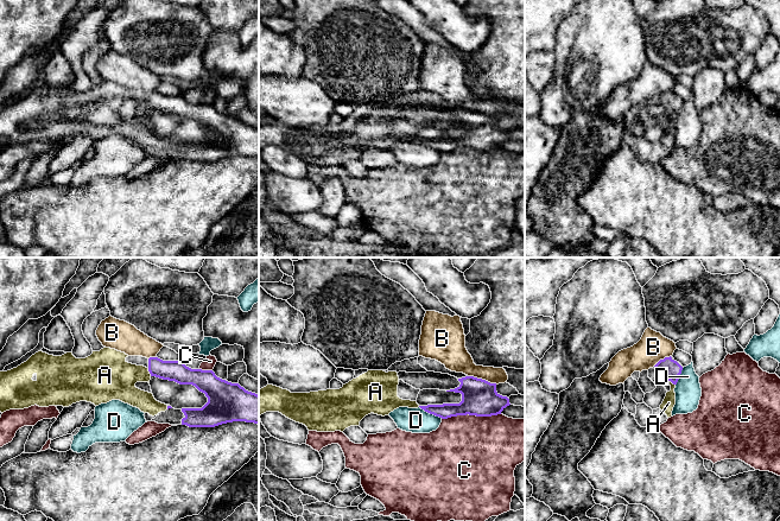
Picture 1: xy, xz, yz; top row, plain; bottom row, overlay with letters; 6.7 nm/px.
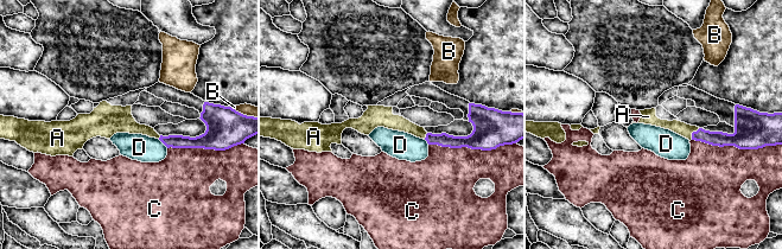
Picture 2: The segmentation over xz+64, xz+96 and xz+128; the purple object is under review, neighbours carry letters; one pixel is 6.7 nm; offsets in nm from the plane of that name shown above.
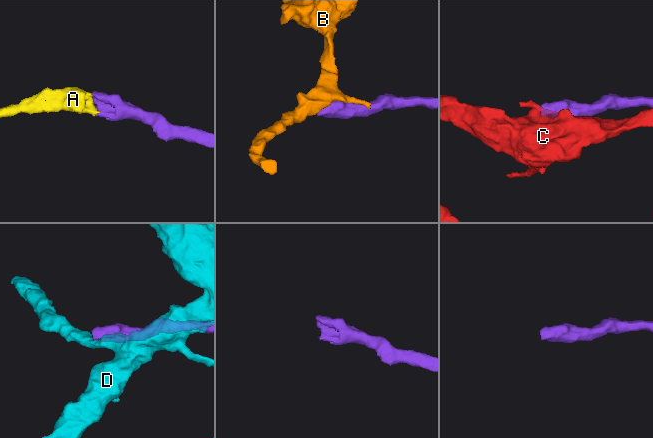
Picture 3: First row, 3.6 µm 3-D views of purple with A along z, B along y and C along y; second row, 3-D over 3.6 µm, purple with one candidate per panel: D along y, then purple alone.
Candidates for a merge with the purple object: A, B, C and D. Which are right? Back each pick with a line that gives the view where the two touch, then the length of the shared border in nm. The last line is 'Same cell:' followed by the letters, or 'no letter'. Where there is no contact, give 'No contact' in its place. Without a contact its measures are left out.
A: Touches purple in xy. Shared border 60 nm
Same cell: A

